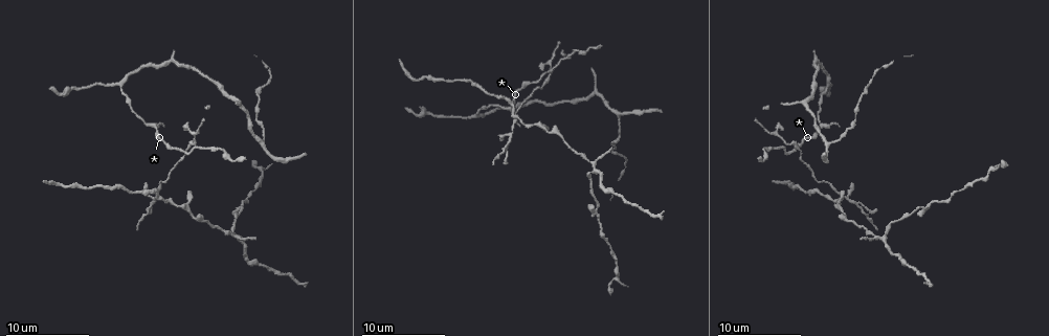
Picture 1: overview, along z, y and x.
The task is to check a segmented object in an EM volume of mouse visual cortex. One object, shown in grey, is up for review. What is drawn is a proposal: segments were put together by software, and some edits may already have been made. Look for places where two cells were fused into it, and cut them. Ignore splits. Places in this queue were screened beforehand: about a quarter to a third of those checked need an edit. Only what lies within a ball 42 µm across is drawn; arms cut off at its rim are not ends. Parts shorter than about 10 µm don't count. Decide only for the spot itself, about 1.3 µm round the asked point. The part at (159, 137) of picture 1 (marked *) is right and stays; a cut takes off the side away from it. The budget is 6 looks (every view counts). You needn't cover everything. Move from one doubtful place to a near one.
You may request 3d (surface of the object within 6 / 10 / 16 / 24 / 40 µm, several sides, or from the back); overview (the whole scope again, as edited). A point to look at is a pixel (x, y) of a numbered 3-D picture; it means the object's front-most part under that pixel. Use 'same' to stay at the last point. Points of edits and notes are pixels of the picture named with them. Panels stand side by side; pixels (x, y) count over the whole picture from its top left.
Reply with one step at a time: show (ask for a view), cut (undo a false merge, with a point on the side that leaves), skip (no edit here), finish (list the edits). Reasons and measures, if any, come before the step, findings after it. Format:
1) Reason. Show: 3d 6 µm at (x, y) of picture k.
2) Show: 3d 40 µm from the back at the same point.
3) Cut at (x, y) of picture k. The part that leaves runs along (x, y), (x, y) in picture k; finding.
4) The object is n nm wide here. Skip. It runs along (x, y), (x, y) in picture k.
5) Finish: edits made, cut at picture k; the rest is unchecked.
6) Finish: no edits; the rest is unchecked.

Looks like a crossing. Show: 3d 10 µm at (784, 146) of picture 1.

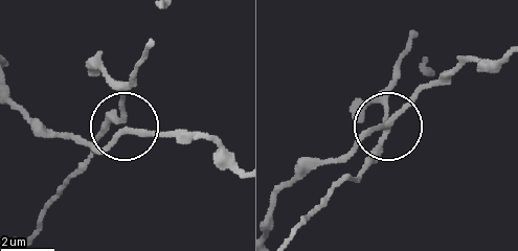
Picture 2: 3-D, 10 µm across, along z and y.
4 arms meet here. Skip. It runs along (275, 199), (395, 119), (440, 74) in picture 2; continuous, no second cell.

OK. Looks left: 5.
Three arms meet. Show: 3d 16 µm at (157, 200) of picture 1.

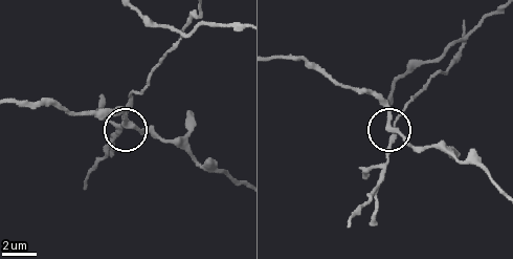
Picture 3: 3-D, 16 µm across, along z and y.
3 arms meet here. Skip. One cell here.

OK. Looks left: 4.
Arms part here. Show: 3d 10 µm at (592, 171) of picture 1.

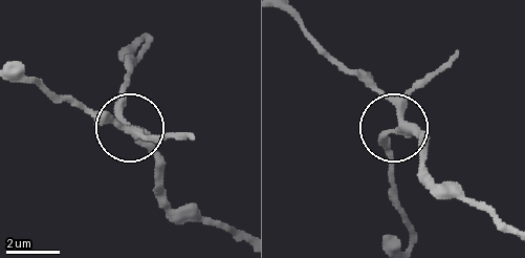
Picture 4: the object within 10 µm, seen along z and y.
The object is 290 nm wide here. Skip. Continuous, no second cell.

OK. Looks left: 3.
Finish: no edits; the rest is unchecked.

